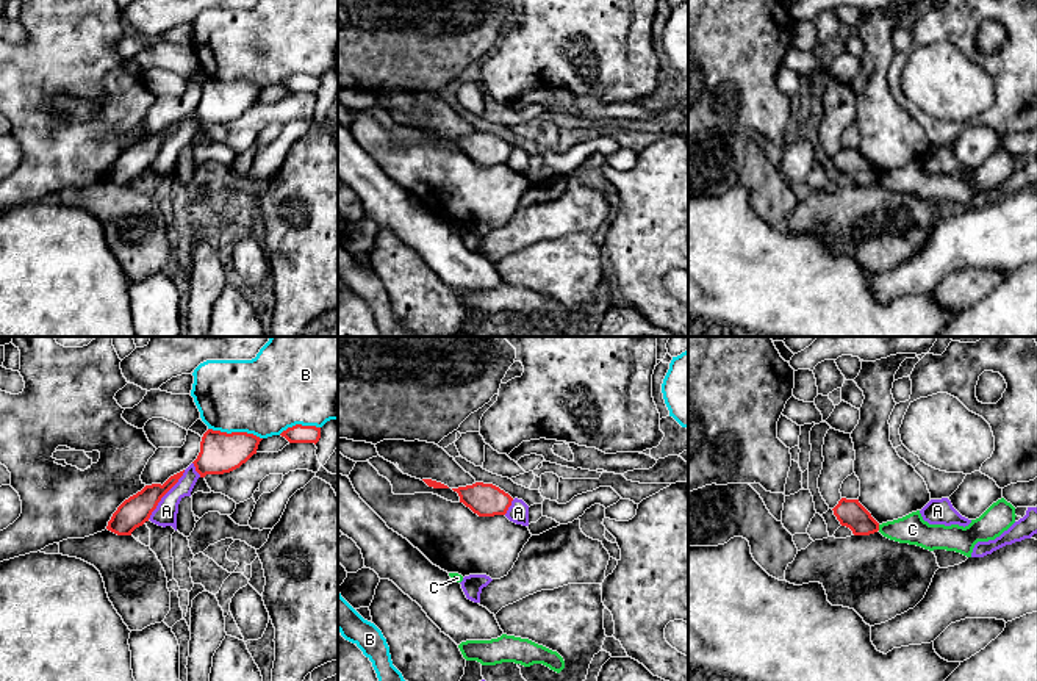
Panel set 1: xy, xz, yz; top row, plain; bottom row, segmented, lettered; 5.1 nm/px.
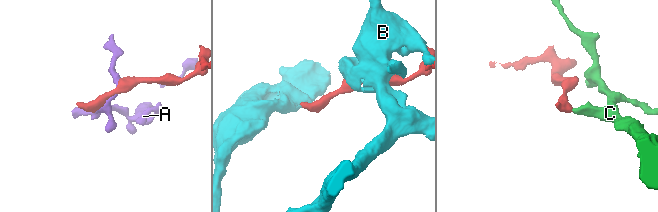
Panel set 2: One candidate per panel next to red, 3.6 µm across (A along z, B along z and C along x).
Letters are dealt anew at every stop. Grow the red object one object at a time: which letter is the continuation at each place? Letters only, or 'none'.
none

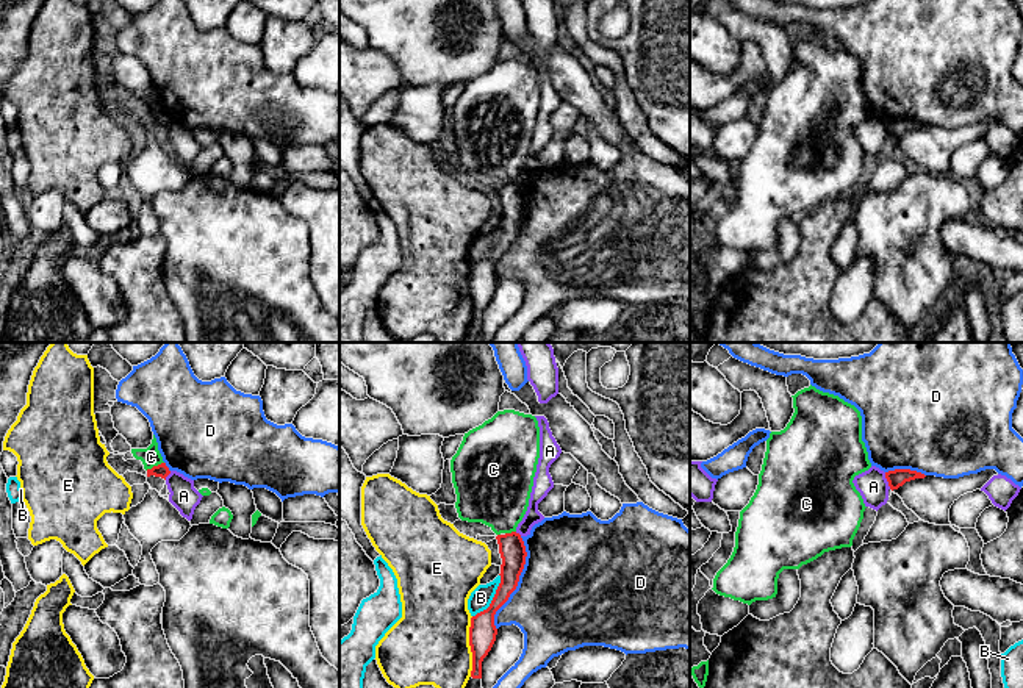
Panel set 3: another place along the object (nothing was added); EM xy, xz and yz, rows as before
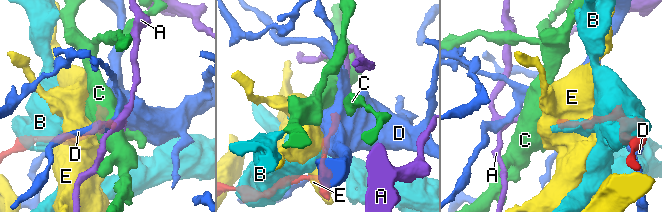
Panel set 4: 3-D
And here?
none

